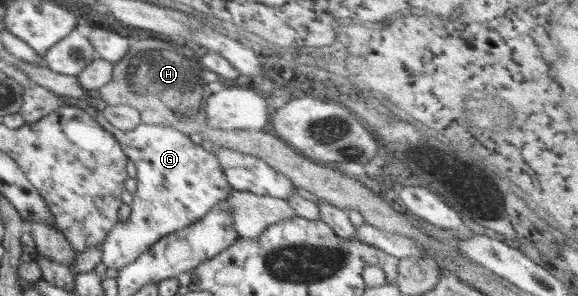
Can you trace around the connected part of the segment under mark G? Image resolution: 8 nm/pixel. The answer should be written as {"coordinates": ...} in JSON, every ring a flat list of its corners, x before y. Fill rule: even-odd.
{"coordinates":[[100,113,94,119,121,145,122,151,128,160,136,167,137,190,133,193,131,216,126,221,119,221,117,226,110,230,104,243,101,245,102,263,120,271,125,265,133,264,147,249,154,245,160,238,184,229,202,219,219,201,227,199,232,187,222,175,220,162,214,152,207,151,200,144,191,142,189,136,167,125,150,125,142,122,130,131,122,131,108,123]]}

